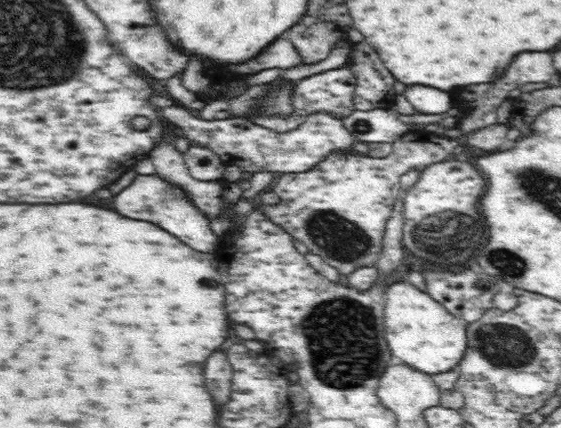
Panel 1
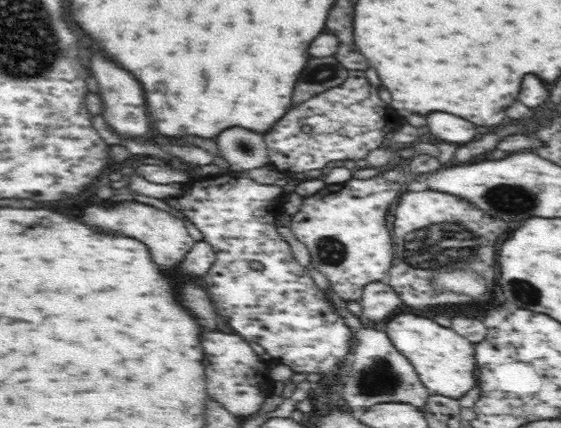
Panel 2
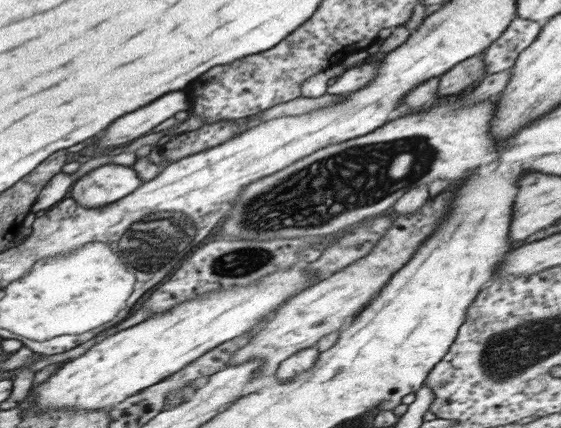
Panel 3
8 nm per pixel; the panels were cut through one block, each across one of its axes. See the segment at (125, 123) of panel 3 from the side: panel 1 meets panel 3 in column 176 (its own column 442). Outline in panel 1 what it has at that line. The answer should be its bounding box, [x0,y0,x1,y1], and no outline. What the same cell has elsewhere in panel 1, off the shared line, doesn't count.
[403,86,456,114]

